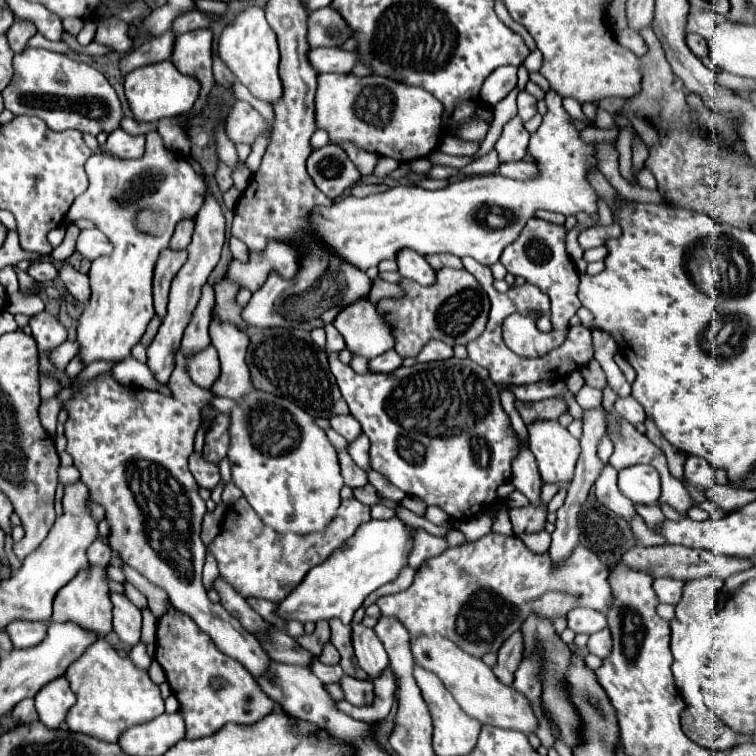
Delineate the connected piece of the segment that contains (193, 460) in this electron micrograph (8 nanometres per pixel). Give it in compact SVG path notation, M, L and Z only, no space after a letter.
M192 453L190 455L190 473L194 475L196 483L200 487L206 487L206 489L214 489L220 481L220 469L218 469L218 463L210 463L202 457L202 453Z

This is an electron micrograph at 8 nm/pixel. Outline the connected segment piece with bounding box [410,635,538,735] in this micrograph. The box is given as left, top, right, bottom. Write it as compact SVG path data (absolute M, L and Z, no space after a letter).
M420 635L410 639L410 651L412 651L414 663L420 665L422 669L430 669L432 673L436 673L440 681L444 683L444 687L458 701L458 705L480 723L522 731L526 735L534 733L538 719L530 707L530 701L522 693L518 693L514 687L502 685L494 677L488 665L484 665L480 659L472 657L470 653L464 653L456 643L448 641L446 637Z

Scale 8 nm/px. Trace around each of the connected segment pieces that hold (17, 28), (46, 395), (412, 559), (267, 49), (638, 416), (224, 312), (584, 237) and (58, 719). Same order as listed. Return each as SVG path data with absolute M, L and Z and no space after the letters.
M16 19L14 25L8 29L8 41L10 41L12 51L14 51L14 53L20 53L20 51L26 47L28 39L30 39L34 33L36 33L36 27L34 27L30 21L20 21L20 19Z
M40 377L40 395L42 395L42 401L46 399L52 399L56 393L58 393L60 385L56 379L52 377Z
M414 529L414 549L408 557L408 565L412 569L418 569L424 561L438 557L440 553L444 553L444 549L448 549L446 539L442 537L434 537L430 533L426 533L424 529Z
M246 7L244 11L240 11L238 17L224 27L218 41L218 51L222 61L232 69L236 79L250 89L252 95L268 103L276 101L282 95L282 83L278 77L280 53L276 33L268 25L262 7Z
M632 395L618 399L614 407L616 407L616 411L618 411L626 421L630 421L632 425L634 425L634 423L642 423L642 421L646 419L642 405L640 405Z
M222 277L216 285L216 305L214 305L214 313L222 319L222 321L230 321L230 323L238 323L244 327L244 319L240 319L240 311L242 307L236 303L236 295L240 291L238 283L232 283L228 277Z
M612 223L608 227L592 227L592 229L586 229L586 231L580 233L578 241L580 241L580 245L584 249L592 249L592 247L604 245L612 237L620 237L620 225L618 223Z
M58 677L42 687L34 699L40 721L48 729L58 729L66 721L68 709L76 703L76 697L72 695L72 689L64 677Z

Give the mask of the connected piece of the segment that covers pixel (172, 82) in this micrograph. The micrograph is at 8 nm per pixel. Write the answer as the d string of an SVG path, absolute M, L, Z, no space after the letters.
M162 61L162 63L146 65L146 67L132 71L124 79L124 89L126 89L126 99L134 113L134 119L138 123L158 123L164 117L176 117L192 109L200 93L200 83L194 77L182 75L172 65L172 61Z

